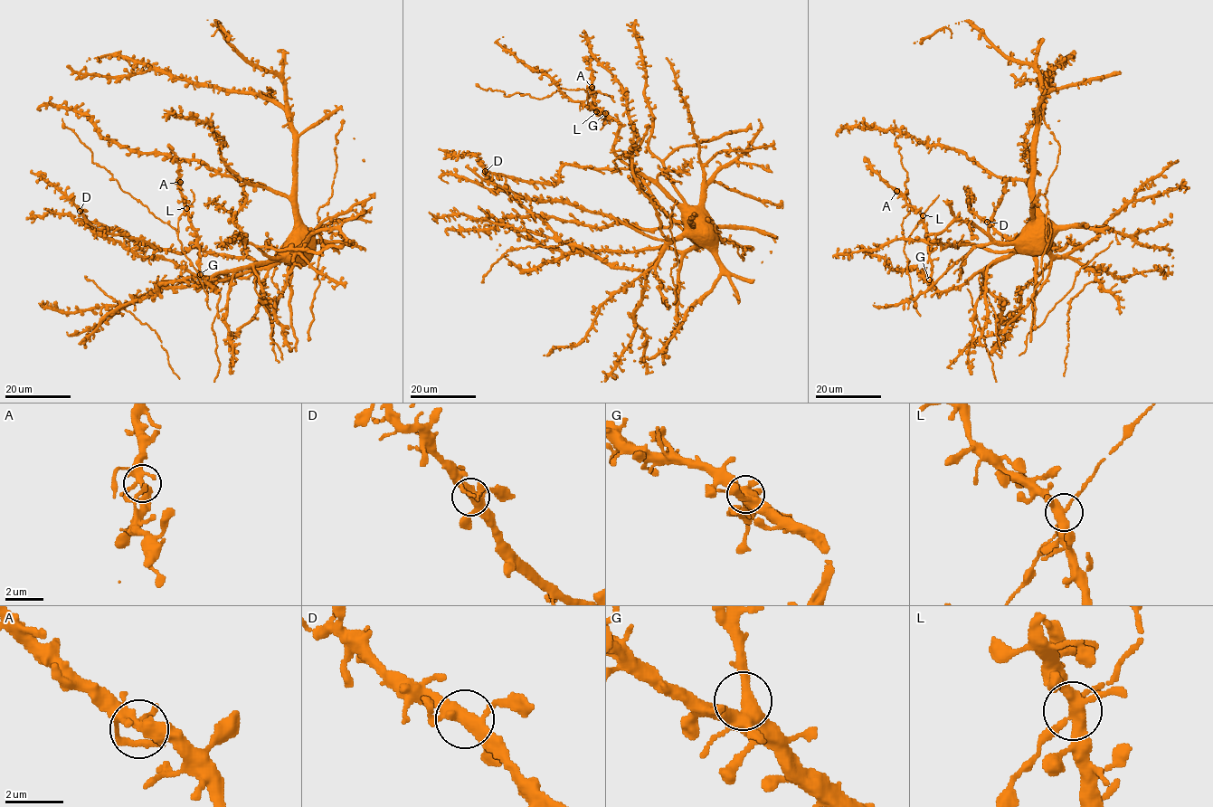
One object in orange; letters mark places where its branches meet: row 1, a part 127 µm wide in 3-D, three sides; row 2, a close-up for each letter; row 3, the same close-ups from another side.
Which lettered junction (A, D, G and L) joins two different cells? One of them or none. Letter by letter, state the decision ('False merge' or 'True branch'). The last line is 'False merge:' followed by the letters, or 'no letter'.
A: True branch
D: True branch
G: True branch
L: True branch
False merge: no letter

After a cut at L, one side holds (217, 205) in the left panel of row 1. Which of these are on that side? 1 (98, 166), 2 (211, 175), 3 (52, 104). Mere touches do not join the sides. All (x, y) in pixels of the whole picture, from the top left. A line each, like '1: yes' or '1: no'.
1: no
2: yes
3: yes

